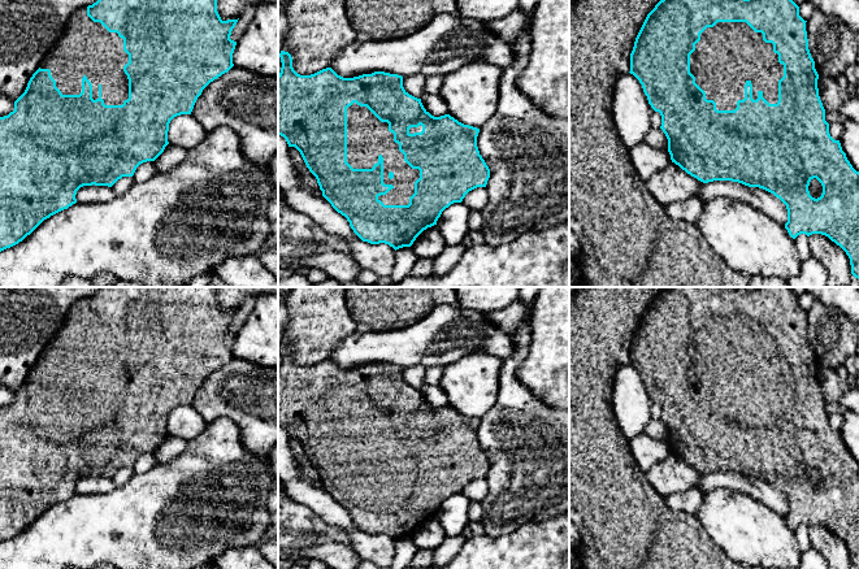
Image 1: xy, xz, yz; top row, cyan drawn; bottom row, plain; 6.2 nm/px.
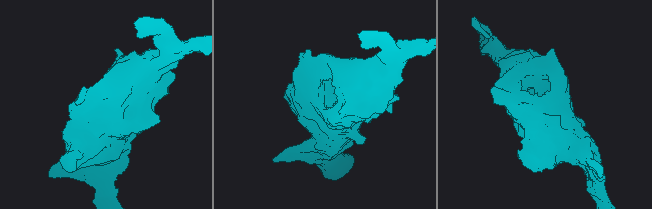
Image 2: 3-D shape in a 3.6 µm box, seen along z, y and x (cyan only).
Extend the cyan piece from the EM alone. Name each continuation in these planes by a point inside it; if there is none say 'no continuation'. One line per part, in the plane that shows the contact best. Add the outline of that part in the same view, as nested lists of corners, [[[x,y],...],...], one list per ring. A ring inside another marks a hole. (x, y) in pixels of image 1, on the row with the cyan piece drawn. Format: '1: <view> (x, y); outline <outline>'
1: yz (729, 53); outline [[[717,22],[700,34],[695,51],[690,55],[690,73],[695,83],[706,92],[707,100],[716,103],[717,110],[734,110],[737,101],[745,99],[745,84],[752,84],[752,99],[758,92],[769,104],[778,101],[778,81],[784,77],[784,65],[773,52],[773,44],[763,40],[762,32],[755,32],[746,22]]]

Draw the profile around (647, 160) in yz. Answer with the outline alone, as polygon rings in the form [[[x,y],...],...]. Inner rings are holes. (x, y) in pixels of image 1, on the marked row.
[[[646,142],[630,148],[629,153],[633,166],[643,182],[647,182],[672,162],[668,149],[659,149]]]

